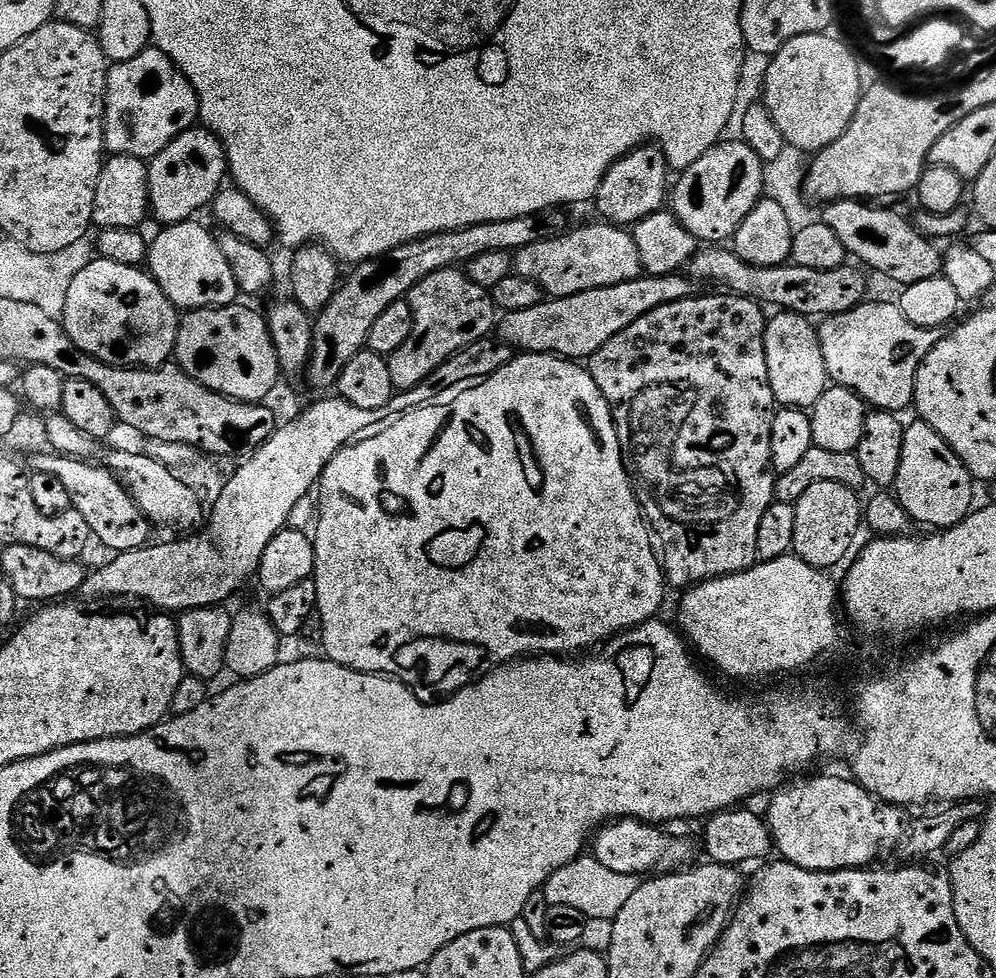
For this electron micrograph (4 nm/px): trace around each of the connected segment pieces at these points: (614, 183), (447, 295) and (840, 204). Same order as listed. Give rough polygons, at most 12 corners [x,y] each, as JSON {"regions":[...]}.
{"regions":[[[645,146],[610,166],[599,219],[634,226],[661,211],[668,159]],[[460,268],[408,292],[410,338],[387,357],[418,386],[493,331],[489,289]],[[834,200],[822,222],[845,253],[899,286],[941,275],[941,249],[913,221]]]}

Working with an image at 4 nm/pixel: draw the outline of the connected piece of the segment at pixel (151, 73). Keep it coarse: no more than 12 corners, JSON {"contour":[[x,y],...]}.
{"contour":[[159,48],[108,69],[104,146],[148,162],[200,103]]}

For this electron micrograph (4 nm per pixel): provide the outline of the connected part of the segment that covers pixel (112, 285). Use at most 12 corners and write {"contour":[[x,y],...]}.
{"contour":[[99,258],[70,284],[72,343],[116,368],[176,351],[178,309],[143,267]]}

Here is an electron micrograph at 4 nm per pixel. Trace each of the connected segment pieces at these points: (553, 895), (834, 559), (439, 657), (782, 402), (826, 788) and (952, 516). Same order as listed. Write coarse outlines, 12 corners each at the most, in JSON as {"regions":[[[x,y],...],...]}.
{"regions":[[[585,854],[554,870],[545,905],[614,918],[641,877]],[[814,482],[798,498],[792,546],[825,570],[862,528],[857,489]],[[517,355],[320,475],[323,655],[417,693],[666,581],[587,367]],[[783,310],[764,330],[777,405],[810,410],[830,386],[817,325]],[[844,776],[781,787],[777,853],[811,872],[875,865],[905,809]],[[919,418],[904,429],[894,495],[909,521],[953,528],[974,478]]]}

